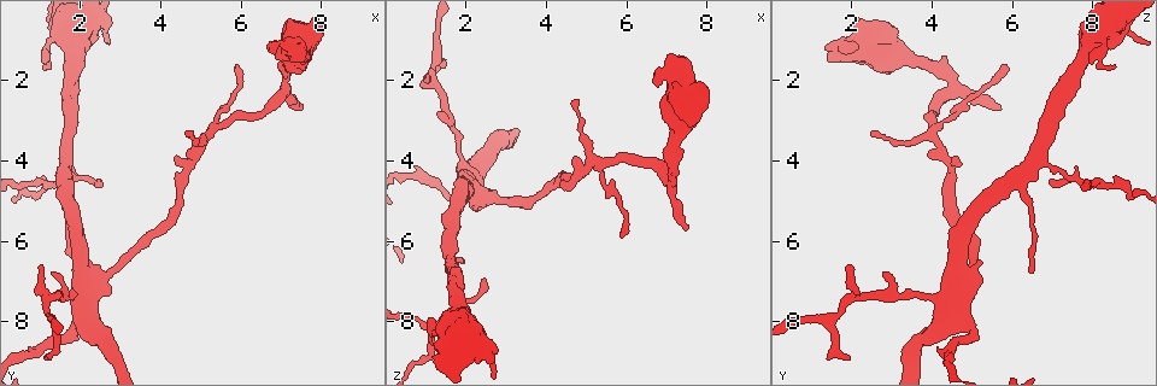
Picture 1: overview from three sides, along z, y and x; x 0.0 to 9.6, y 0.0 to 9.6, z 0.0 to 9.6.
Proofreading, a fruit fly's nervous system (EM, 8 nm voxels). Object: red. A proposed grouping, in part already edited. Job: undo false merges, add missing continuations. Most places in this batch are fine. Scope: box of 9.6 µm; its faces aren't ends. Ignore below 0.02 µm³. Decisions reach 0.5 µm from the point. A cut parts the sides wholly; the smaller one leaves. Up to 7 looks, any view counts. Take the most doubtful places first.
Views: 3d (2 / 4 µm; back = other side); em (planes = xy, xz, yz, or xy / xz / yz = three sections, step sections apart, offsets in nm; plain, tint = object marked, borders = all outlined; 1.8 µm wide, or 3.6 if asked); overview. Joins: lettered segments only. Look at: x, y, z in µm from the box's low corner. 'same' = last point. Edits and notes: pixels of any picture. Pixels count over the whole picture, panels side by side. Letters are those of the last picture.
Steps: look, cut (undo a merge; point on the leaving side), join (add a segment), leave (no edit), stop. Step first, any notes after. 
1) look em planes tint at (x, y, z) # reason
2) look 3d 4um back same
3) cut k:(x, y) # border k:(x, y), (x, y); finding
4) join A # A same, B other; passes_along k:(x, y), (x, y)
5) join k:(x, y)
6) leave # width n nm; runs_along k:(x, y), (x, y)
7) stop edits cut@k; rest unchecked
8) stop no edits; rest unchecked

look em planes tint at (1.20, 8.90, 1.95) # tapers out

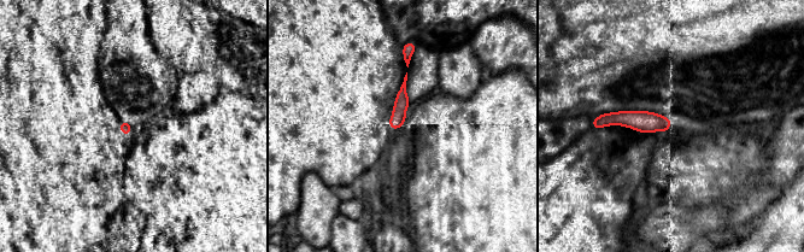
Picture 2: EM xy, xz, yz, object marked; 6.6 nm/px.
look em planes borders same

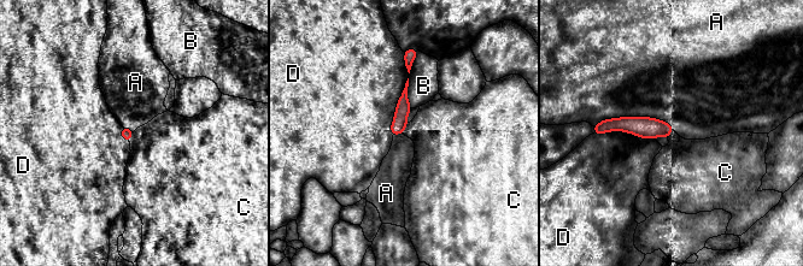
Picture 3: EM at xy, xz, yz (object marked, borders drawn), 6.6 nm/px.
leave # A other, B other, C other, D other; border 3:(133, 132), (129, 142); none of them fits

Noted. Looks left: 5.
look em 3.6um xz step 4 borders at (2.05, 6.75, 4.75) # arms part here

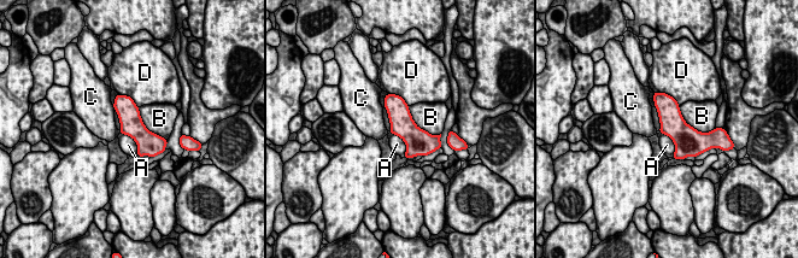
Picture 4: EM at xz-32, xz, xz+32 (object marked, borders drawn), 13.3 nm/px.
look em 3.6um planes borders same

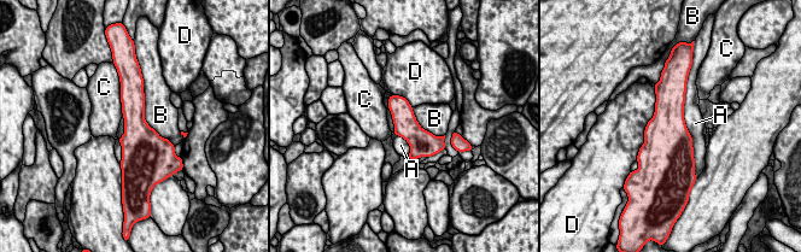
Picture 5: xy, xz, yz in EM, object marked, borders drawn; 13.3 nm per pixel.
leave # longest_contact A 1050 nm; A other, B other, C other, D other; continuous, no second cell

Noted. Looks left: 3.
look em planes tint at (1.20, 1.70, 8.45) # thin end

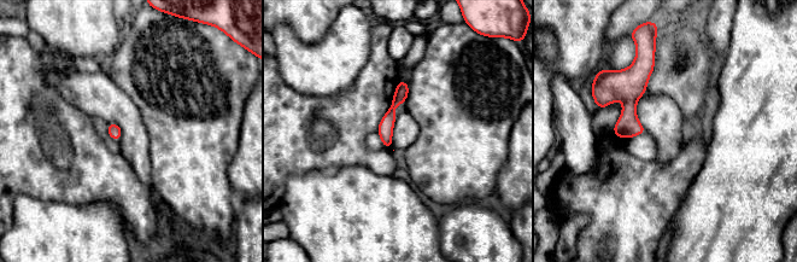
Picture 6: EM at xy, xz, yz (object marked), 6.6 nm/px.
look em planes borders same # what lies round it

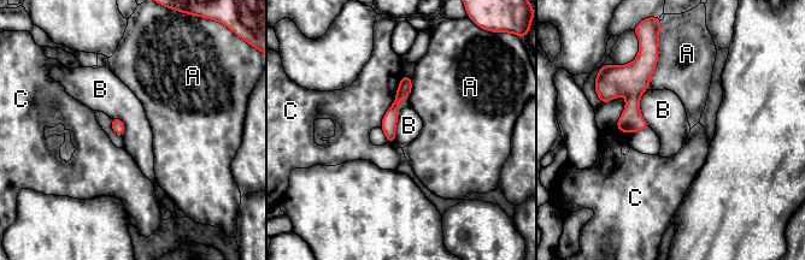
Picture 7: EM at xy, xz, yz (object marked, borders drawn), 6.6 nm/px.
leave # A other, B other, C other; runs_along 7:(654, 59), (633, 82), (628, 130); no lettered segment goes on from it

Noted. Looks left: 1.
stop no edits; rest unchecked

